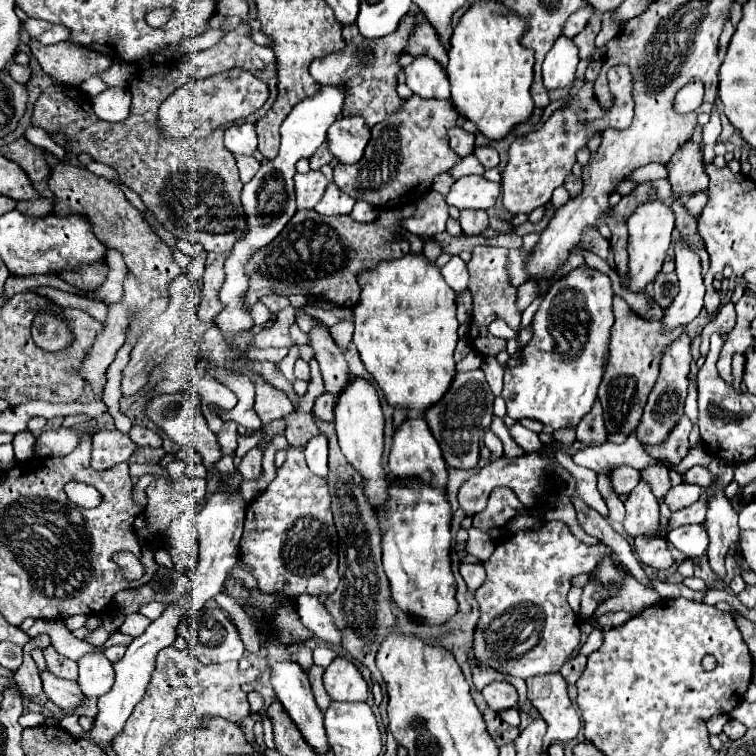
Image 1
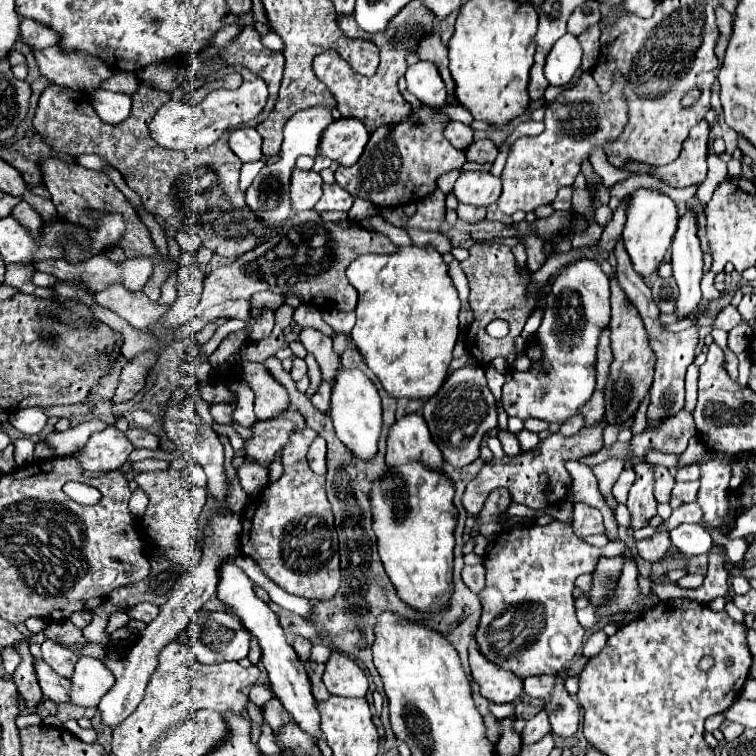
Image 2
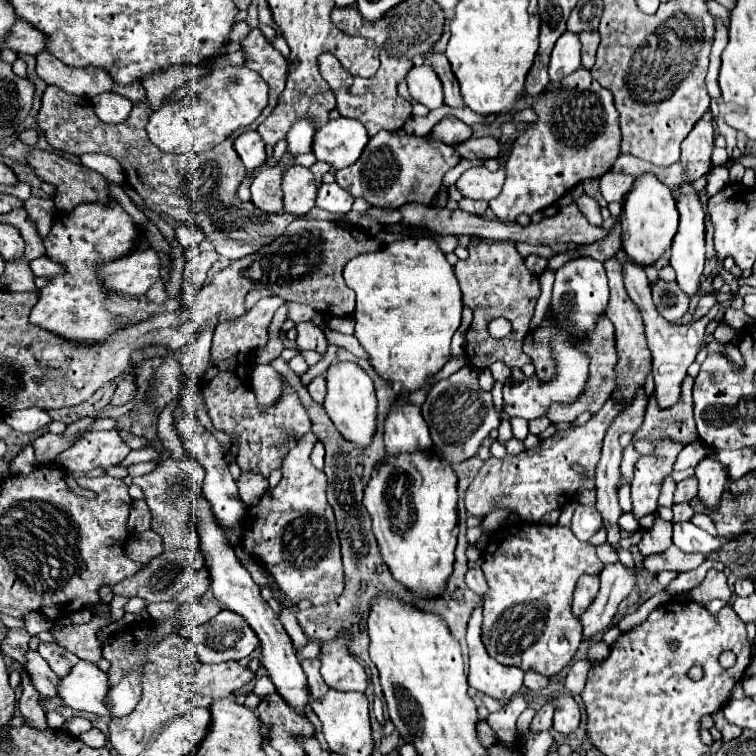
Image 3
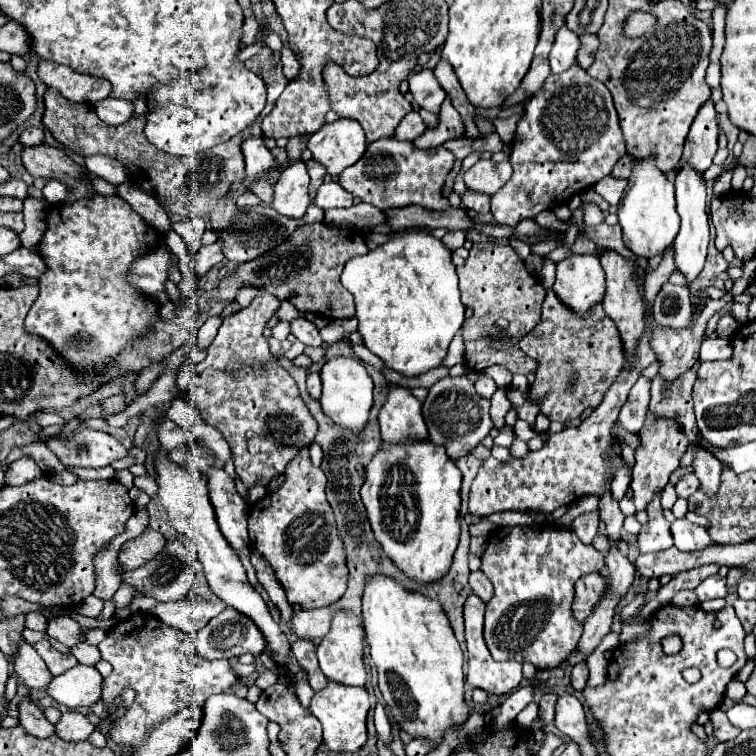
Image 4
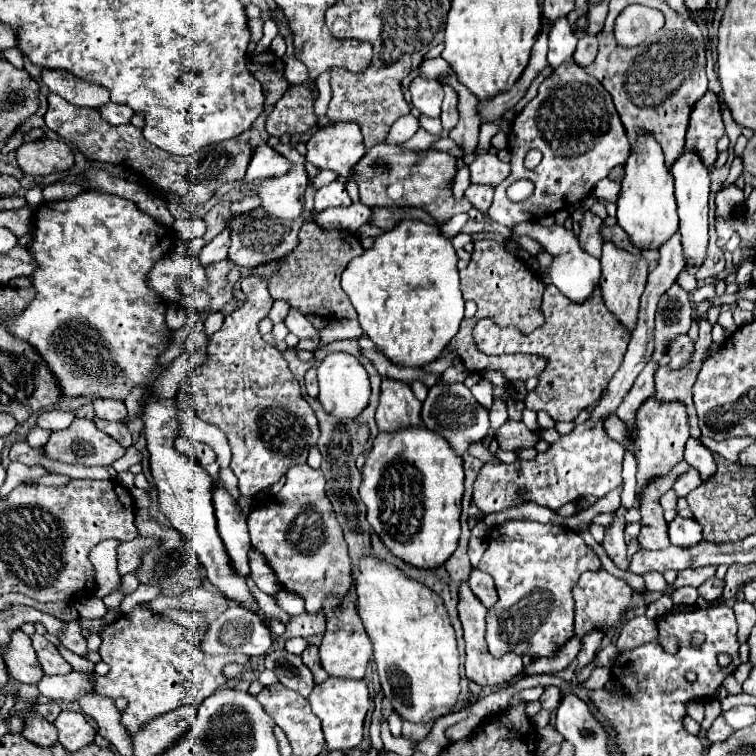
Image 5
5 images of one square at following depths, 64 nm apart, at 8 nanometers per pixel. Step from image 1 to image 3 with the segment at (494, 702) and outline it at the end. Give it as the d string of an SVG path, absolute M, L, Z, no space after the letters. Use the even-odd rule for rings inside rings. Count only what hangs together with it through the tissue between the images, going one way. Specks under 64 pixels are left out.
M476 604L468 620L468 652L470 652L470 672L468 684L496 700L510 700L522 688L522 670L516 666L502 666L484 650L480 638L482 626L482 606Z

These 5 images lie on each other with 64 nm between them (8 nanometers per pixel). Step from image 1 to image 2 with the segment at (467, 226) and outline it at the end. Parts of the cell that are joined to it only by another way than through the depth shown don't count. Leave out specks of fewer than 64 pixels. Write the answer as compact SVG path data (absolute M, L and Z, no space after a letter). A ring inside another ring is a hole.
M458 204L456 212L458 212L458 218L462 218L464 222L470 222L470 224L474 224L478 220L484 220L484 216L486 216L486 208L468 206L468 204Z

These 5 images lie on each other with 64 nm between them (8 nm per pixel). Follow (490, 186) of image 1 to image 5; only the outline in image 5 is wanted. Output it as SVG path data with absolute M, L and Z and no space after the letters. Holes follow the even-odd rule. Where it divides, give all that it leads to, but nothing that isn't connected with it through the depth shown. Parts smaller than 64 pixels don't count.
M490 152L476 156L468 168L470 168L472 184L498 186L510 174L510 164L502 162L496 154L490 154Z

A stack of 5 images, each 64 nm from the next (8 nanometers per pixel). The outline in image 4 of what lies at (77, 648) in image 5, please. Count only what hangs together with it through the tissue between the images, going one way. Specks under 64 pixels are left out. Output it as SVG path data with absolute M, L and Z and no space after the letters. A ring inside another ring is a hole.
M52 618L46 632L50 638L60 640L68 648L74 648L82 642L82 630L74 618Z

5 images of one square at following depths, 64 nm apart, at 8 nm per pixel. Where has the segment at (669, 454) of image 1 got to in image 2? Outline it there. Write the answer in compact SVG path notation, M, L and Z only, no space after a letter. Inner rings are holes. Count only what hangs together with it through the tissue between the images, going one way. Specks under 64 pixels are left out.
M682 408L672 418L664 418L656 422L656 426L646 426L640 434L630 440L632 456L644 456L648 448L656 448L660 452L682 454L688 446L688 440L696 434L692 412Z

